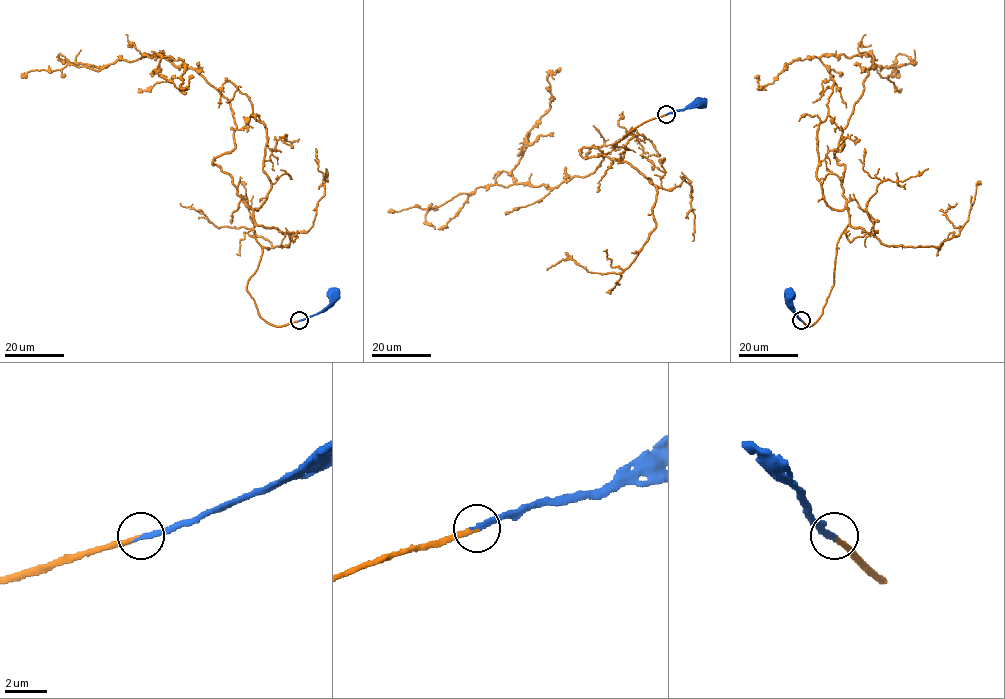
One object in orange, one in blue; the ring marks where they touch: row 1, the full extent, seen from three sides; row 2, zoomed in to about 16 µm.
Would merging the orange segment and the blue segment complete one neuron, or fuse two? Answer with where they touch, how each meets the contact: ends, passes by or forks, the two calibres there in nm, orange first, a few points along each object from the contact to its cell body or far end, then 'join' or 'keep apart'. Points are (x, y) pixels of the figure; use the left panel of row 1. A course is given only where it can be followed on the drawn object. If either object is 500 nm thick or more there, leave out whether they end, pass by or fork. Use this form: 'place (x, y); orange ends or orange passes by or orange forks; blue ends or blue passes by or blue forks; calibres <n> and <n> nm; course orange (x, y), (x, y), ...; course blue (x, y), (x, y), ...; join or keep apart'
place (299, 320); orange ends; blue ends; calibres 240 and 240 nm; course orange (299, 320), (268, 323), (247, 290), (254, 211), (212, 163), (235, 146), (230, 102), (145, 55), (193, 77); course blue (299, 320), (320, 313), (330, 303), (332, 293); join

